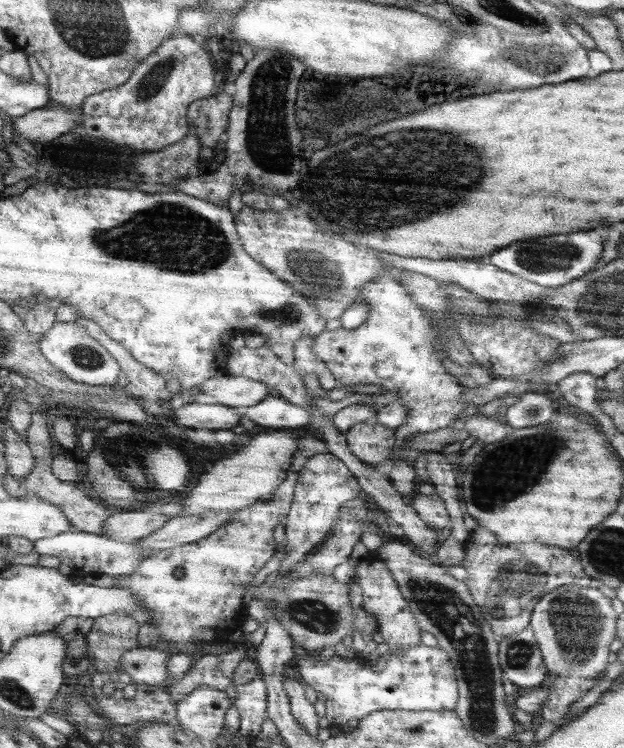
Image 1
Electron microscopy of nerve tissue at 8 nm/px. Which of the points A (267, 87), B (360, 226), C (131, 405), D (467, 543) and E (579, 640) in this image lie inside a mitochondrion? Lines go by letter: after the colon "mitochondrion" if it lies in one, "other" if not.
A: mitochondrion
B: mitochondrion
C: other
D: other
E: mitochondrion

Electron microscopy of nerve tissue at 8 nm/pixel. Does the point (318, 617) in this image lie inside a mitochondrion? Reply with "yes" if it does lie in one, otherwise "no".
yes

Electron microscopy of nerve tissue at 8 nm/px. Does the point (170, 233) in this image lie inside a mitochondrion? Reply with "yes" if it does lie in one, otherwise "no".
yes

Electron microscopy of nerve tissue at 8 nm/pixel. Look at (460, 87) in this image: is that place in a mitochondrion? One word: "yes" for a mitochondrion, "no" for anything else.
no

